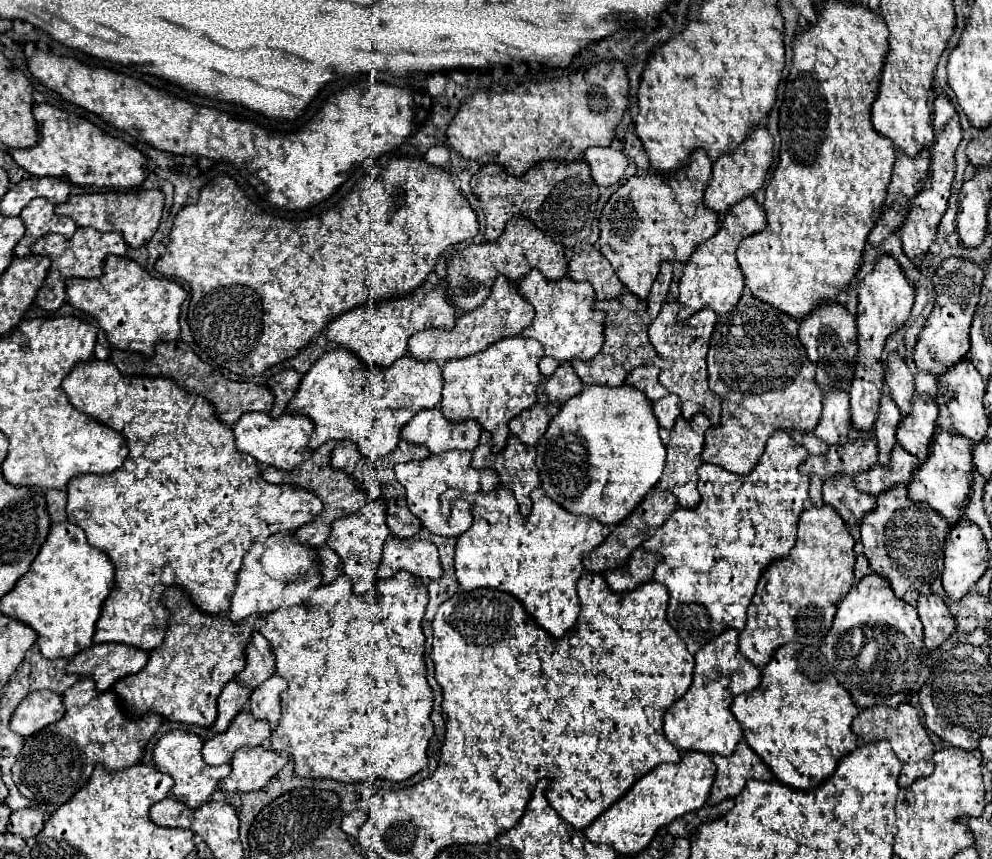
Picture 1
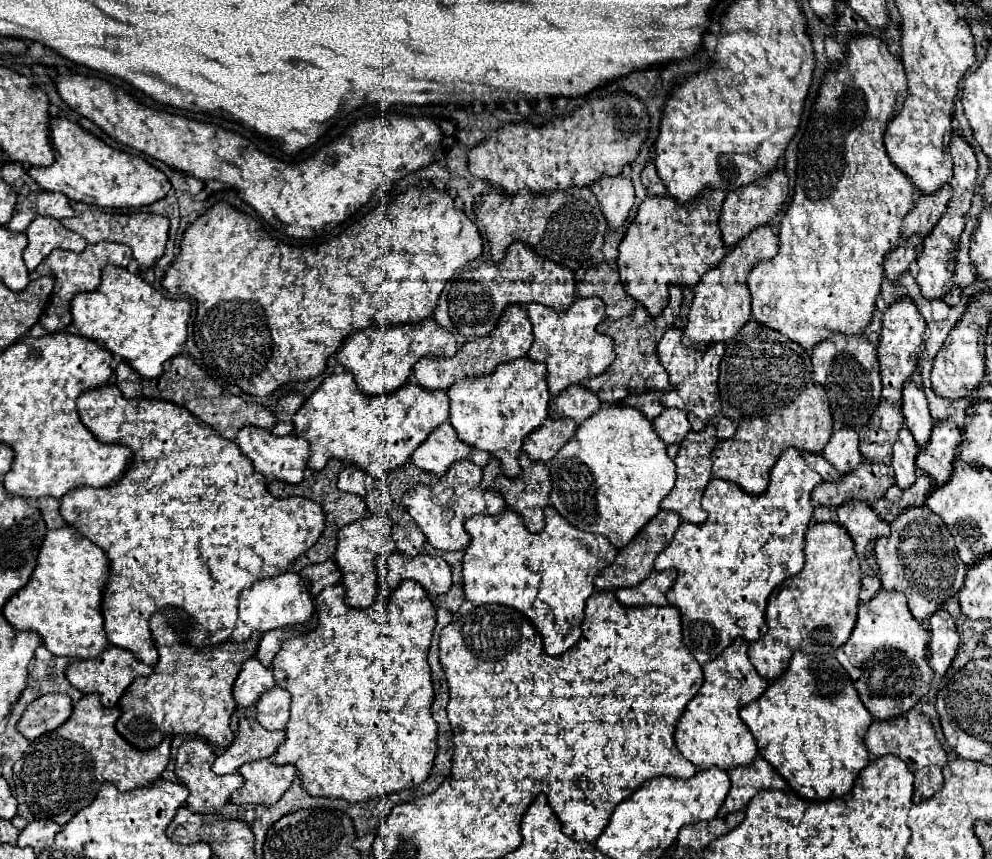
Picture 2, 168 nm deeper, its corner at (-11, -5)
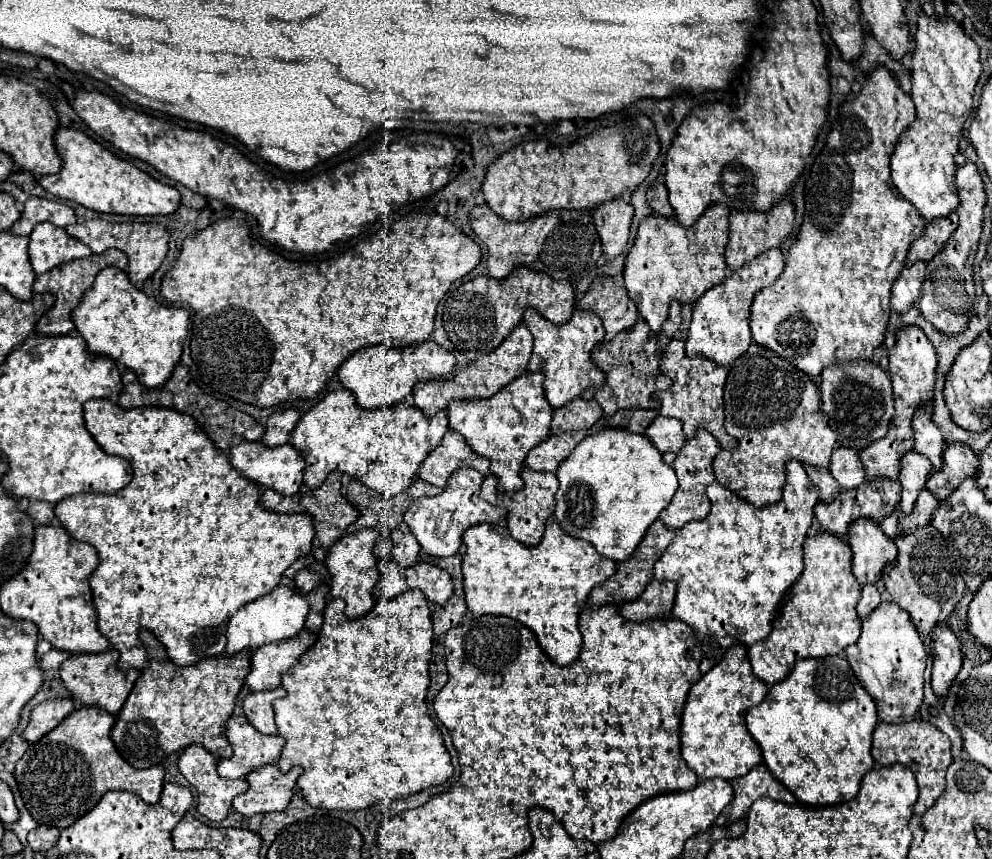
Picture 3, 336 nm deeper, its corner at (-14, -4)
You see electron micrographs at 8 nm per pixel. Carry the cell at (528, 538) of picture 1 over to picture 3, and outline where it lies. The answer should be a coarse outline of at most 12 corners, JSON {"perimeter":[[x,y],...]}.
{"perimeter":[[555,517],[537,547],[503,525],[463,535],[473,617],[531,629],[559,667],[615,561]]}

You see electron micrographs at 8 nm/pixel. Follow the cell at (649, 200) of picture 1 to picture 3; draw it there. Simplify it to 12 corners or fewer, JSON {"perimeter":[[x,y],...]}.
{"perimeter":[[729,207],[645,217],[625,289],[651,329],[729,275]]}

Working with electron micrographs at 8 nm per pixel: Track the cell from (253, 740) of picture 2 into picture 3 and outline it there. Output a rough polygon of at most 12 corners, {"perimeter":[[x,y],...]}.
{"perimeter":[[243,717],[225,725],[233,755],[217,765],[243,779],[279,759],[279,735],[263,735]]}

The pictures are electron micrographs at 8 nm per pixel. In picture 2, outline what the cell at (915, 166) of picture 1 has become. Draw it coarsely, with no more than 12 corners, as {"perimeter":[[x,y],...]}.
{"perimeter":[[950,184],[920,194],[902,220],[902,238],[928,234],[946,210]]}

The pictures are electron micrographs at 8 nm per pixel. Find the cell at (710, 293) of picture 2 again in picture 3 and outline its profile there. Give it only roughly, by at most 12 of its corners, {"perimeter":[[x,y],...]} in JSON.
{"perimeter":[[781,249],[731,273],[695,305],[687,357],[729,367],[751,343],[755,293],[783,273]]}

